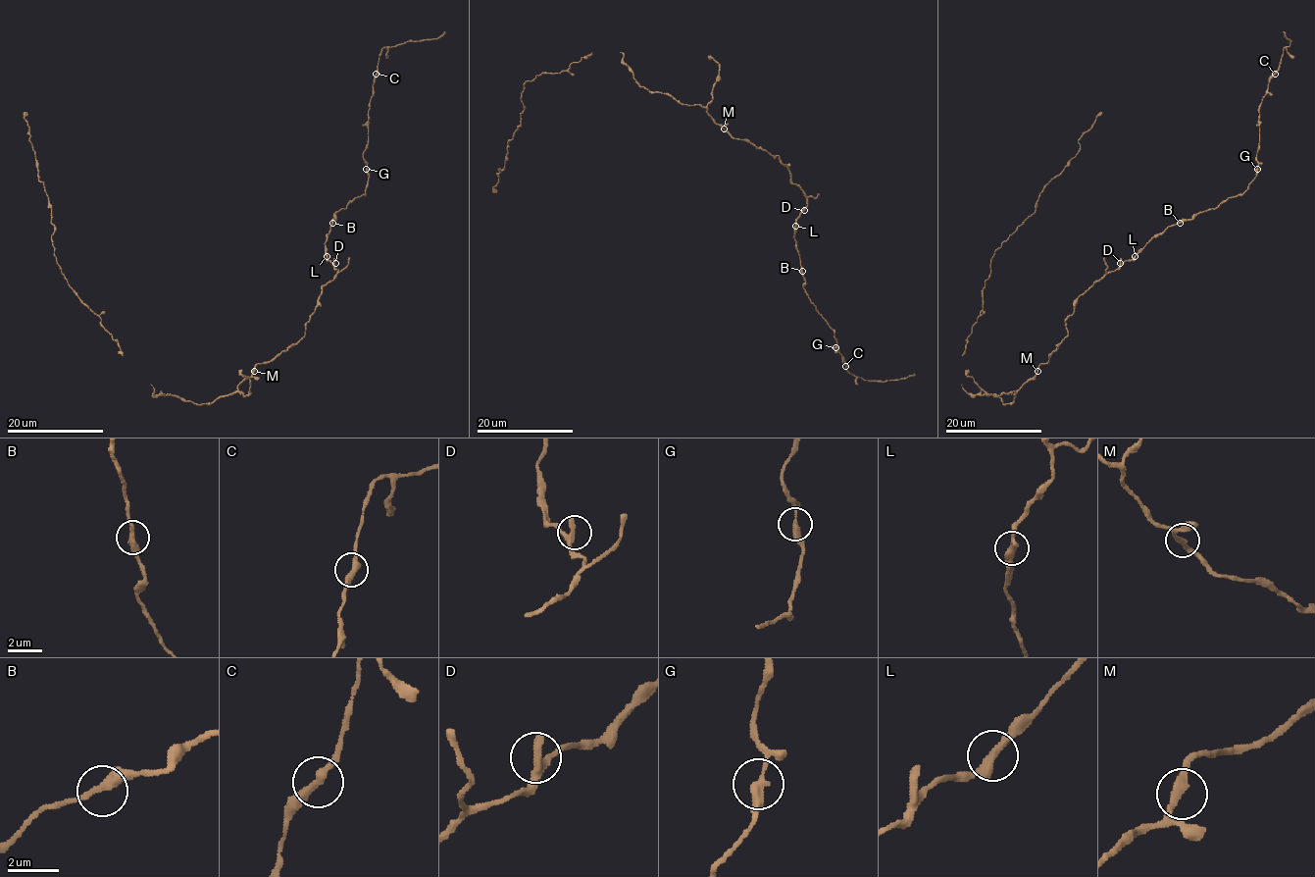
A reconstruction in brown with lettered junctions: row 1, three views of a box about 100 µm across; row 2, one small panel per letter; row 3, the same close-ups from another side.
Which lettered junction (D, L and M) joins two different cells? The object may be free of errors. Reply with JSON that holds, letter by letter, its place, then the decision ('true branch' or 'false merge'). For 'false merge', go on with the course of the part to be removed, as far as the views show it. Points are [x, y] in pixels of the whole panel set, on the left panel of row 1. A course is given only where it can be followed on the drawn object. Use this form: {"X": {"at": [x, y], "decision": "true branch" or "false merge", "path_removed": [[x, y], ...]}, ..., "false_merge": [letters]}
{"D": {"at": [335, 263], "decision": "true branch"}, "L": {"at": [327, 256], "decision": "true branch"}, "M": {"at": [254, 371], "decision": "true branch"}, "false_merge": []}

